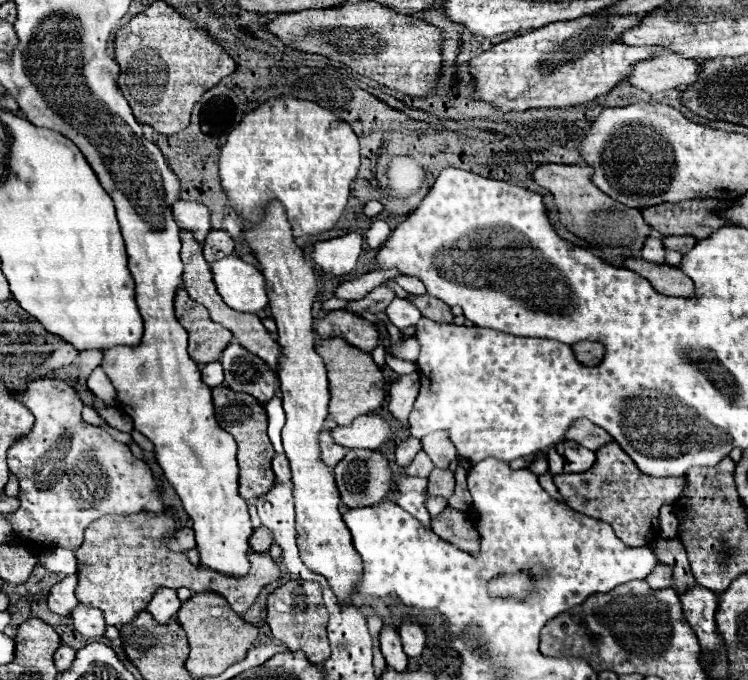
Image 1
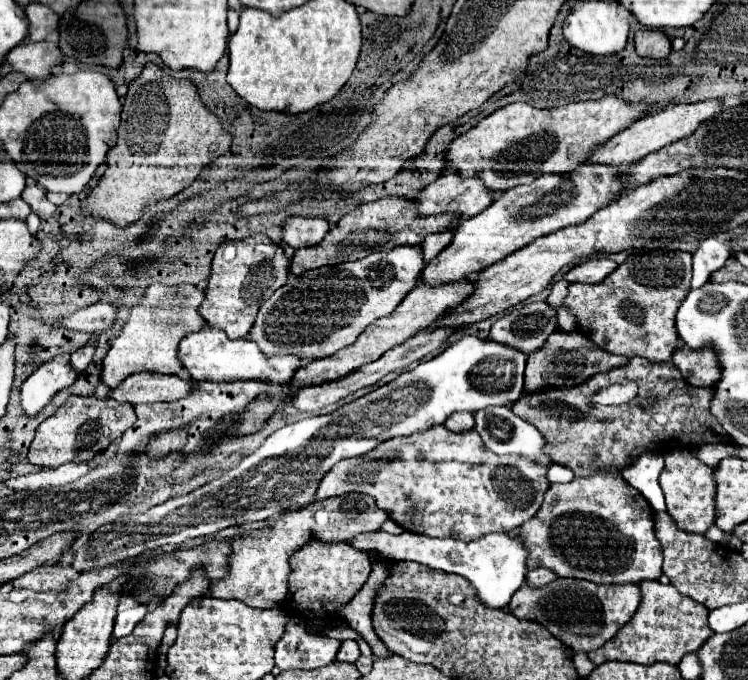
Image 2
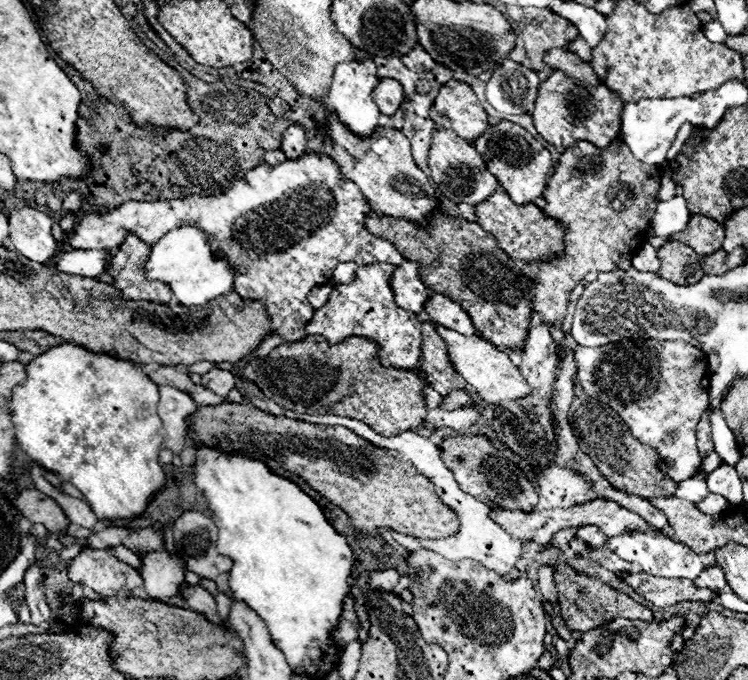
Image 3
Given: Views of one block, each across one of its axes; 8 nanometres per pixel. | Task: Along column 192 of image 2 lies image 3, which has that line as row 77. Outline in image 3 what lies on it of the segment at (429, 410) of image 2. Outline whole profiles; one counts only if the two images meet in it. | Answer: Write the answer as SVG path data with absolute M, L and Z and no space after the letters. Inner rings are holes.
M506 58L486 84L486 100L504 114L532 114L538 86L534 70Z

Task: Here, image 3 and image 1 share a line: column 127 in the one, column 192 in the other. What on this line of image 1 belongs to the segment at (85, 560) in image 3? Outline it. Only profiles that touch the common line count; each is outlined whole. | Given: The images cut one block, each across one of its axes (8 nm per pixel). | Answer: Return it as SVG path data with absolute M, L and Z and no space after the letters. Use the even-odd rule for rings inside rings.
M110 514L96 520L86 532L84 542L74 548L78 558L78 588L76 598L80 604L100 608L108 626L122 626L132 622L146 610L156 588L190 588L194 594L216 592L222 594L234 612L244 614L266 584L280 578L280 568L266 554L250 552L250 572L242 578L212 572L206 566L190 564L186 552L168 550L168 534L176 532L176 522L166 514Z

